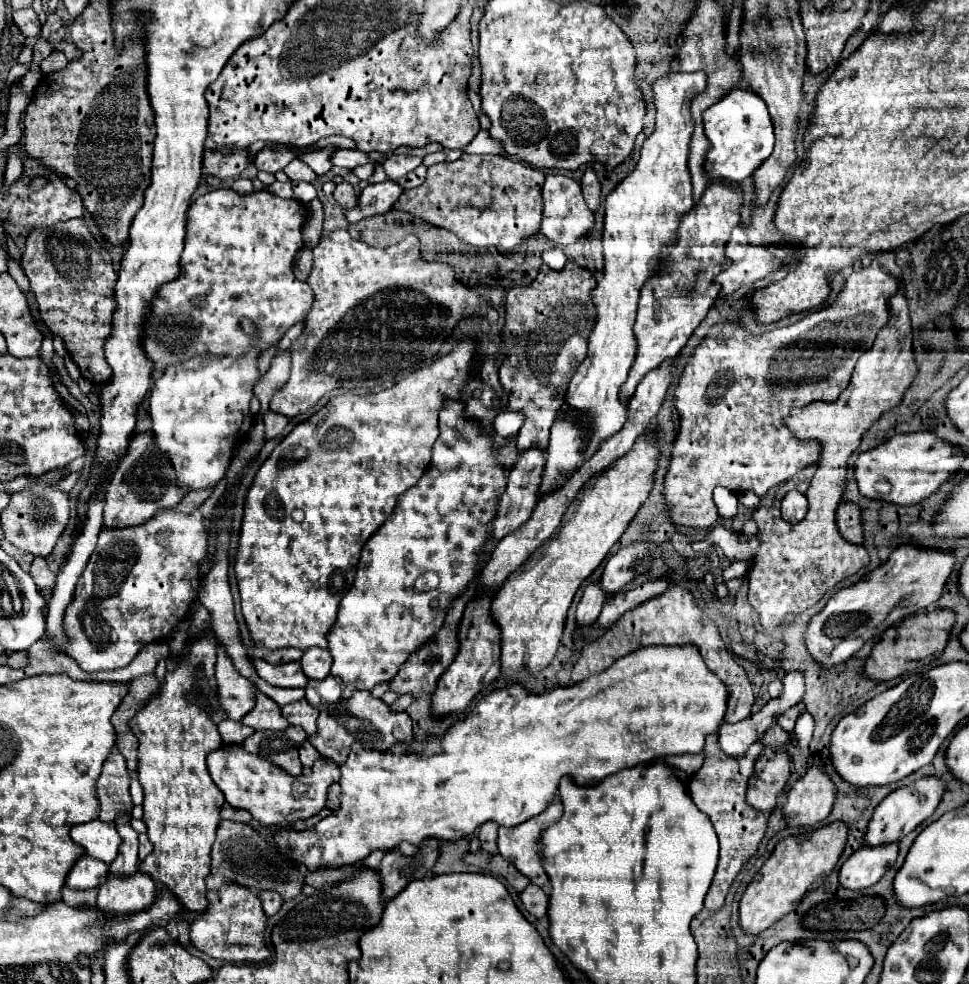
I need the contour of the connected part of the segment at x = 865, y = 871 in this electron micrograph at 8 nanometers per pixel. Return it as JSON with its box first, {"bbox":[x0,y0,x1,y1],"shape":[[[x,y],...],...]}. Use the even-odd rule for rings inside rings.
{"bbox":[840,843,898,889],"shape":[[[898,843],[884,847],[860,847],[854,851],[840,869],[840,885],[848,889],[864,889],[882,879],[888,867],[898,857]]]}

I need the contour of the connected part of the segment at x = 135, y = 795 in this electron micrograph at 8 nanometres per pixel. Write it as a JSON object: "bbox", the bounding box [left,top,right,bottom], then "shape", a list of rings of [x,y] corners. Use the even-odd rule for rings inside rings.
{"bbox":[130,773,144,805],"shape":[[[136,773],[130,775],[132,777],[132,785],[130,785],[130,795],[132,795],[132,803],[134,805],[142,805],[142,799],[144,799],[144,793],[142,793],[142,785],[136,777]]]}

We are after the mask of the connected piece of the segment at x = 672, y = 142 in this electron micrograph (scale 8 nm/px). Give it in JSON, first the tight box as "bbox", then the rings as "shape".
{"bbox":[540,73,706,495],"shape":[[[668,73],[658,79],[654,89],[656,105],[656,129],[644,141],[640,161],[632,175],[606,197],[604,217],[604,277],[598,281],[592,301],[596,303],[598,317],[596,327],[590,333],[588,355],[576,369],[564,403],[580,413],[578,419],[558,417],[550,429],[548,459],[542,475],[540,495],[550,495],[568,483],[568,477],[588,461],[604,439],[616,435],[628,419],[628,403],[620,399],[620,387],[628,377],[628,371],[636,359],[636,309],[640,299],[640,287],[656,275],[656,267],[662,261],[662,249],[674,247],[676,227],[680,219],[694,207],[692,185],[688,173],[688,147],[694,131],[690,117],[690,101],[696,93],[704,91],[706,75],[698,73]]]}

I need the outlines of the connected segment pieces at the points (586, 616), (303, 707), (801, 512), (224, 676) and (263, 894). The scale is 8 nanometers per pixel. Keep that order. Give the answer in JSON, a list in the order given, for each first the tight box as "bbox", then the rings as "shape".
[{"bbox":[576,581,608,627],"shape":[[[596,581],[596,583],[590,583],[590,585],[586,587],[580,603],[578,603],[576,623],[578,623],[580,627],[592,625],[592,623],[598,619],[598,615],[600,615],[602,605],[604,605],[606,599],[608,599],[608,593],[604,593],[604,589],[600,587],[600,583],[598,583],[598,581]]]},{"bbox":[282,699,318,735],"shape":[[[306,699],[288,703],[286,707],[282,707],[282,713],[290,721],[290,725],[300,725],[306,731],[306,735],[314,735],[316,733],[318,709],[312,707],[312,705],[308,705]]]},{"bbox":[782,491,806,523],"shape":[[[790,491],[782,499],[782,519],[788,523],[800,523],[806,515],[806,497],[798,491]]]},{"bbox":[216,645,256,721],"shape":[[[224,645],[218,647],[216,655],[216,687],[220,703],[232,721],[242,721],[242,717],[252,711],[256,687],[236,671],[232,659],[228,659],[228,653],[224,651]]]},{"bbox":[258,891,282,915],"shape":[[[260,891],[258,895],[262,899],[262,905],[264,905],[266,915],[274,915],[280,909],[282,899],[280,899],[280,895],[276,895],[276,891]]]}]

